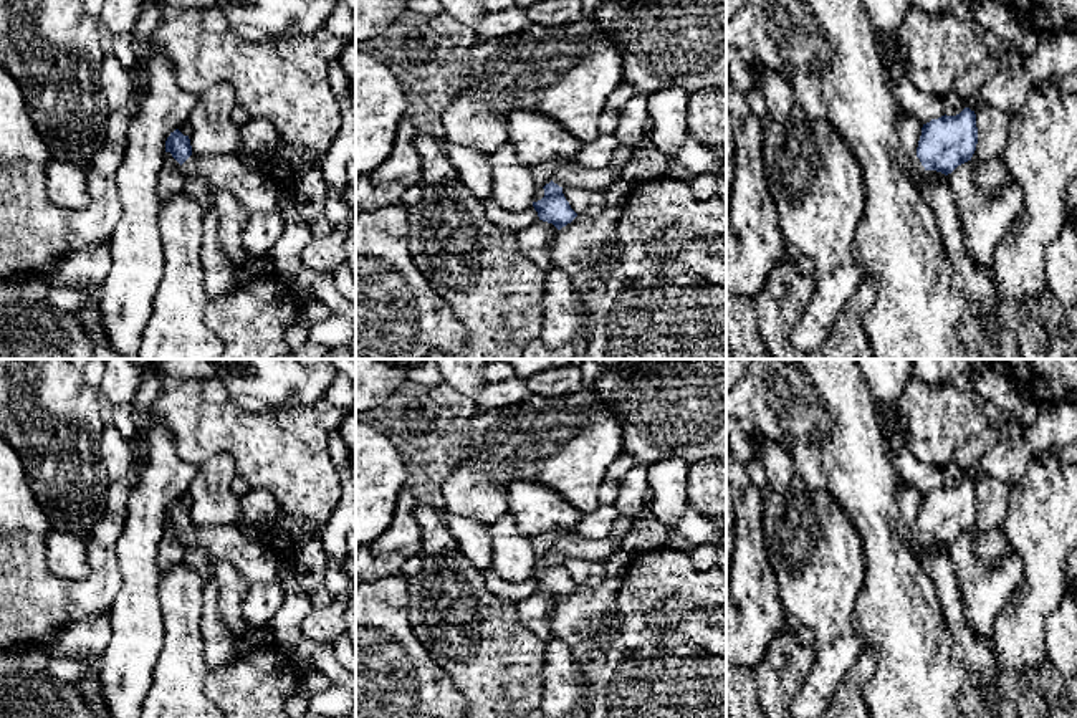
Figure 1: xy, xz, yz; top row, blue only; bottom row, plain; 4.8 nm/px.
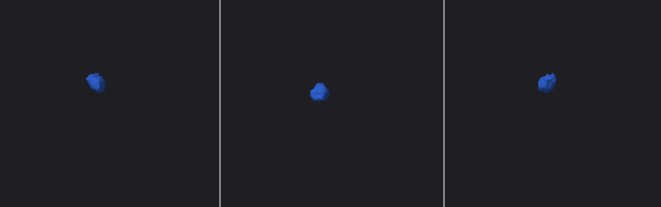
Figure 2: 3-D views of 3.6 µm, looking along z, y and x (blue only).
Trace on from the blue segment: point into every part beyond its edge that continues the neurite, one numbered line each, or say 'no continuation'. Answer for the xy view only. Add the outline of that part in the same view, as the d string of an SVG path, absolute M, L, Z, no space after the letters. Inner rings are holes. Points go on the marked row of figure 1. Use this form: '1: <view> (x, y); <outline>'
1: xy (255, 191); M192 154L180 167L185 180L192 177L205 180L212 199L227 190L248 213L280 207L281 187L270 174L248 169L240 156L202 157Z

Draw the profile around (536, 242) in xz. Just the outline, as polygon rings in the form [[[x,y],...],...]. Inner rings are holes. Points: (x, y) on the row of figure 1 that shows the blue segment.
[[[536,220],[516,233],[516,247],[523,256],[531,260],[541,271],[553,270],[553,250],[558,228],[553,223]]]

